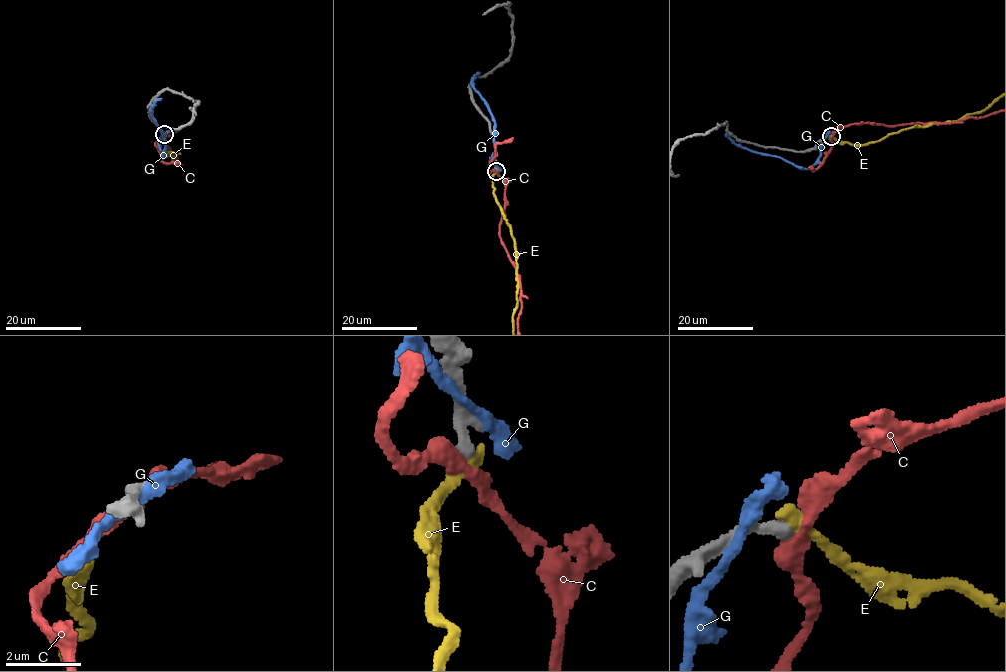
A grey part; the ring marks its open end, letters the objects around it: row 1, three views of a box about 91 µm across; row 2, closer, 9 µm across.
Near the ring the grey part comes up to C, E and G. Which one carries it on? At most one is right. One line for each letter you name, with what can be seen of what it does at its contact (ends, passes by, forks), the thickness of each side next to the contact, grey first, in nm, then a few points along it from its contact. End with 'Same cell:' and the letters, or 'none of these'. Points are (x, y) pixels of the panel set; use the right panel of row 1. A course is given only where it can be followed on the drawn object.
E: It ends there. Thickness 240 nm (grey) against 360 nm
Same cell: E

